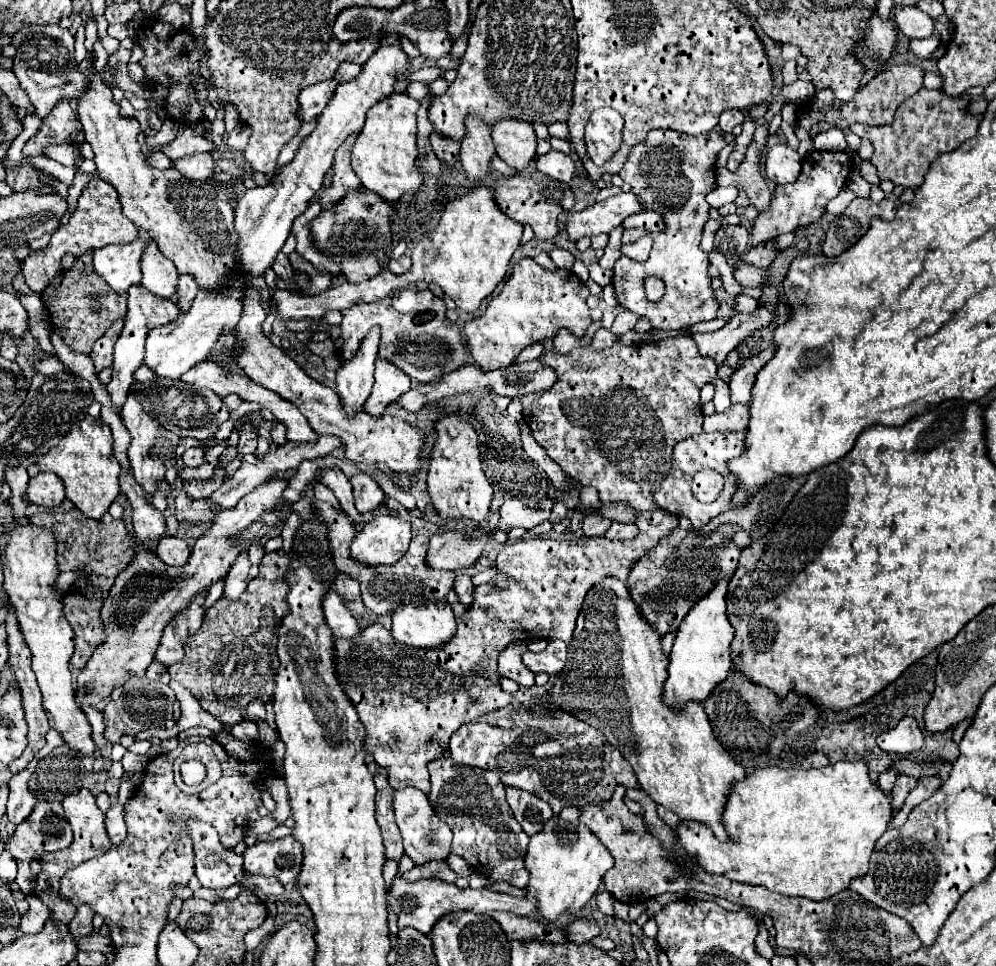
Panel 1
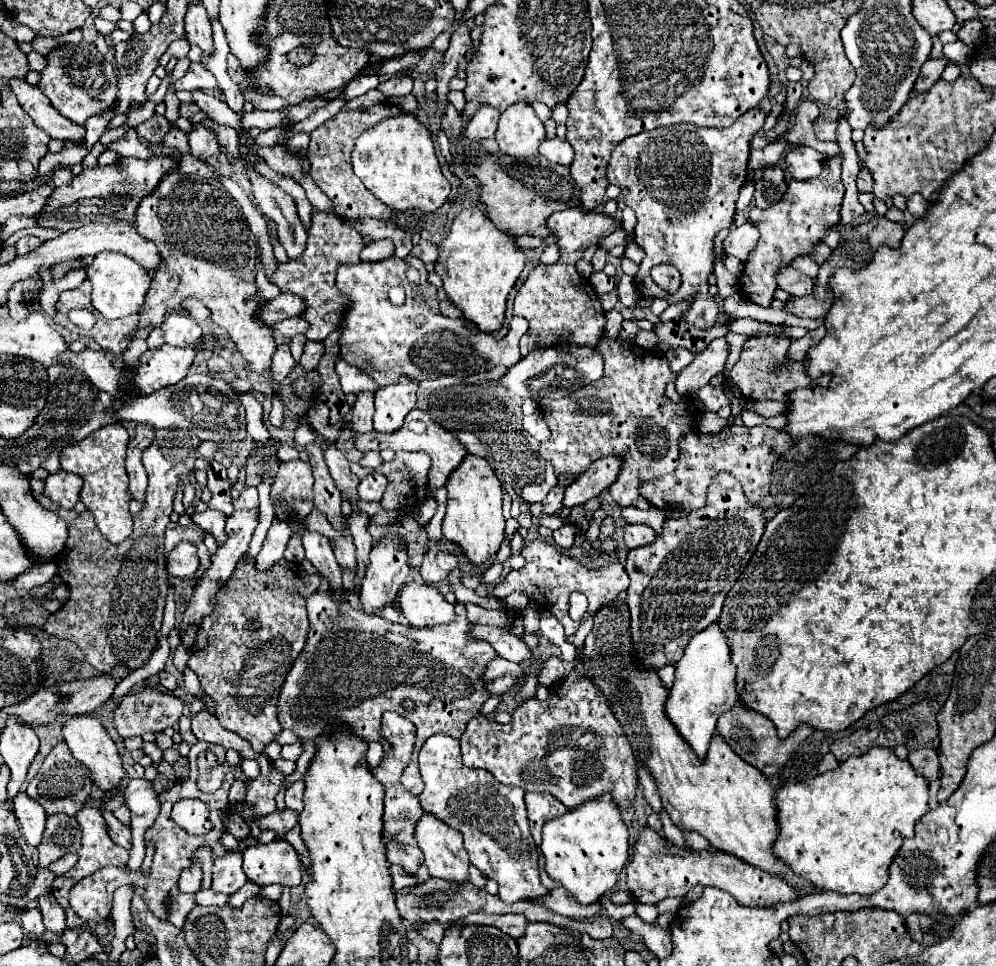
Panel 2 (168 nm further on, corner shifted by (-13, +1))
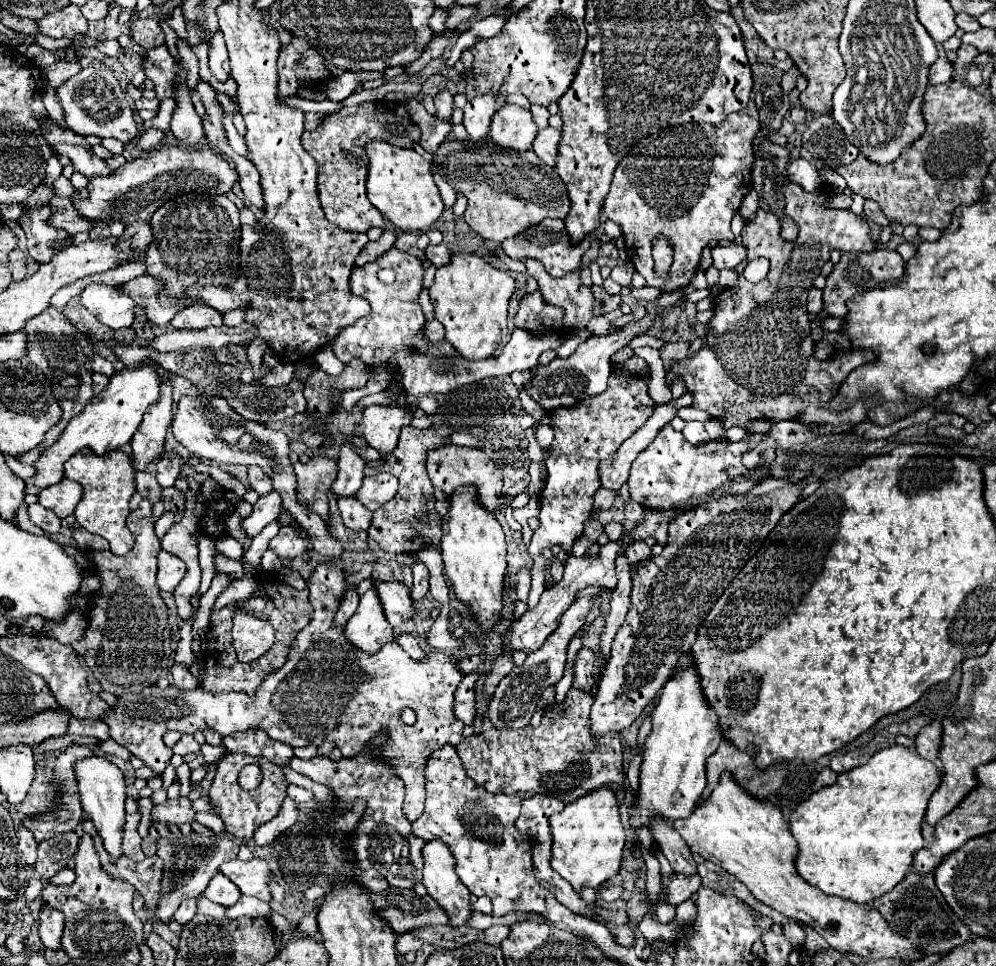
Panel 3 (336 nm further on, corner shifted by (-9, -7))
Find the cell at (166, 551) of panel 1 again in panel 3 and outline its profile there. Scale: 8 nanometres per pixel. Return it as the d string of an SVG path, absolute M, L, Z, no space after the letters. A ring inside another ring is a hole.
M167 551L159 553L159 571L157 571L157 585L161 591L175 591L179 581L185 577L187 567L185 563Z

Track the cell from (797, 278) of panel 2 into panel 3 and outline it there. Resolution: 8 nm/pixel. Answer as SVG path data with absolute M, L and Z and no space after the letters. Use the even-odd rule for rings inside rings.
M811 287L811 289L809 289L809 297L807 297L807 311L809 311L809 313L819 313L821 307L823 307L821 289Z

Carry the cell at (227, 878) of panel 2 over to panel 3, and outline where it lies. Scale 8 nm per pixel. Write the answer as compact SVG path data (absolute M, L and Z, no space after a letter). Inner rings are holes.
M217 873L217 875L209 881L209 885L207 885L207 889L205 889L203 895L205 895L209 901L219 903L219 905L223 905L223 907L235 905L237 899L241 897L239 887L237 887L229 877L225 877L223 873Z

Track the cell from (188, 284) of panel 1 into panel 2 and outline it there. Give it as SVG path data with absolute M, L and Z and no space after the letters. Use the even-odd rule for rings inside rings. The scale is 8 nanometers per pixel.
M195 299L183 301L181 307L183 307L193 319L197 319L197 321L205 321L205 319L209 319L209 315L211 315L211 311L209 311L203 303L199 303L199 301L195 301Z

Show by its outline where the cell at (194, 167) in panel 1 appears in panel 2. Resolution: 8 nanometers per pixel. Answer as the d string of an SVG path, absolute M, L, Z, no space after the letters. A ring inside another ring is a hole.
M193 123L191 131L187 133L189 137L189 147L191 147L191 153L195 157L205 157L205 155L213 155L219 151L219 145L217 145L217 137L215 137L215 131L205 127L203 123Z

